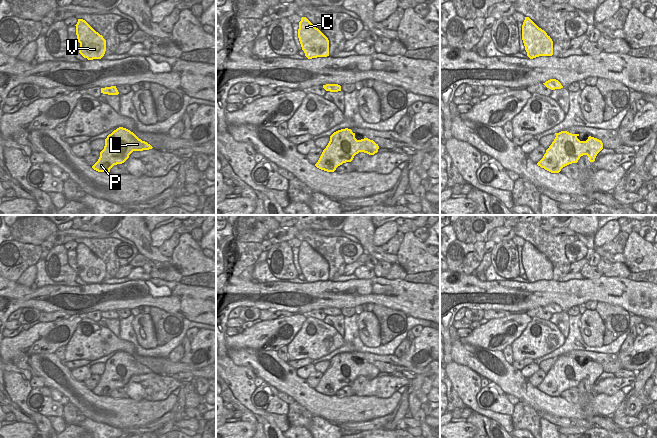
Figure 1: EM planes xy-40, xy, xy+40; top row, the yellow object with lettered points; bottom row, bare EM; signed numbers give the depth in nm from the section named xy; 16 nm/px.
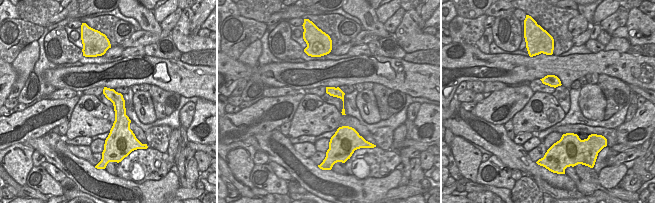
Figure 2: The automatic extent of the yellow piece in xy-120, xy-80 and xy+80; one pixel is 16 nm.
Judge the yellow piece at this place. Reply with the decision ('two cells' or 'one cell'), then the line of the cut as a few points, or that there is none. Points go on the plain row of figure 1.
one cell | no cut

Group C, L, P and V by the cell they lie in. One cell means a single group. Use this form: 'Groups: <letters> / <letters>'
Groups: C L P V

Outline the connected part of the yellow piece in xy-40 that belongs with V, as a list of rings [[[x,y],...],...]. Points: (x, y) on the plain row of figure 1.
[[[78,243],[76,250],[79,277],[88,284],[101,283],[106,275],[106,264],[85,244]]]

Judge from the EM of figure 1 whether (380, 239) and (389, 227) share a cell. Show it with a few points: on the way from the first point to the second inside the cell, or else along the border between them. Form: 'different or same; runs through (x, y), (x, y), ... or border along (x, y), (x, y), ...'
same; runs through (381, 236), (387, 230)

